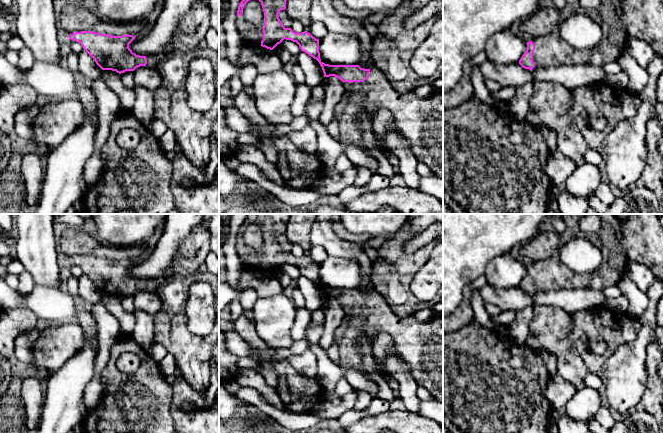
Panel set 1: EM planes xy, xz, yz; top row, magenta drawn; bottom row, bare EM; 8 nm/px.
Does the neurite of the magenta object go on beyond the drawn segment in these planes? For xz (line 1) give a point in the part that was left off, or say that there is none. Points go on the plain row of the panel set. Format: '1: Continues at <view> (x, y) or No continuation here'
1: Continues at xz (420, 346)

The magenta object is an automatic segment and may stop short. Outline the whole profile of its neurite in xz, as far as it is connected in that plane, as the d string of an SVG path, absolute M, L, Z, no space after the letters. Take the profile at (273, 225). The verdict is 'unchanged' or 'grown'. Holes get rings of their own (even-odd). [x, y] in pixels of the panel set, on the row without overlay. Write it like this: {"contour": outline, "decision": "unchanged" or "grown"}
{"contour": "M248 214L244 223L239 227L237 240L243 238L243 232L250 224L259 224L264 236L263 263L261 270L273 274L284 263L296 266L301 275L316 283L322 291L324 301L335 300L342 305L344 313L342 331L338 348L340 360L338 365L342 369L355 369L362 372L369 380L371 376L363 371L362 357L358 349L361 335L365 334L367 340L373 344L379 331L386 331L392 338L395 353L409 367L410 373L418 386L426 388L435 400L443 402L443 315L434 316L430 321L420 322L414 315L399 318L392 311L386 298L377 291L361 292L359 289L329 289L320 283L319 263L307 255L296 257L291 252L285 252L278 238L286 233L286 225L290 214Z", "decision": "grown"}

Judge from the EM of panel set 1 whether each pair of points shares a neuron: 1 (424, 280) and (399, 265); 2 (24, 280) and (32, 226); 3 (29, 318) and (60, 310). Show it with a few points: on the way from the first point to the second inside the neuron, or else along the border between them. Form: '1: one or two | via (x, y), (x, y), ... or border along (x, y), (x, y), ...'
1: two | border along (429, 255), (410, 283), (414, 296)
2: two | border along (24, 269), (30, 274), (34, 284)
3: two | border along (14, 307), (29, 308), (38, 317)

